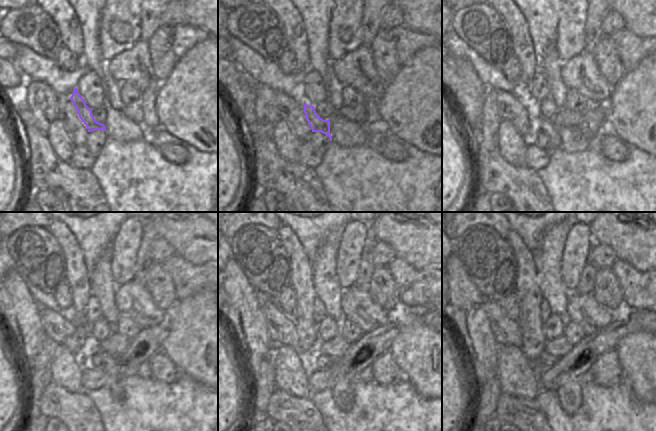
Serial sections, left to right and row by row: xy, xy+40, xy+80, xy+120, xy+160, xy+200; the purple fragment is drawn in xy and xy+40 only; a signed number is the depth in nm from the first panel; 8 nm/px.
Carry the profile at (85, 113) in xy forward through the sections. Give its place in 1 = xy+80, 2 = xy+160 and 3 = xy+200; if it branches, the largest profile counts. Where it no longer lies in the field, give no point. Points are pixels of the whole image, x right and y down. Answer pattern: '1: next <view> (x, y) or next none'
1: next xy+80 (547, 126)
2: next xy+160 (343, 391)
3: next xy+200 (570, 394)

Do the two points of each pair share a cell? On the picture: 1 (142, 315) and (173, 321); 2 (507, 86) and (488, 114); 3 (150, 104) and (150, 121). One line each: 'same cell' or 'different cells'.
1: different cells
2: different cells
3: same cell

